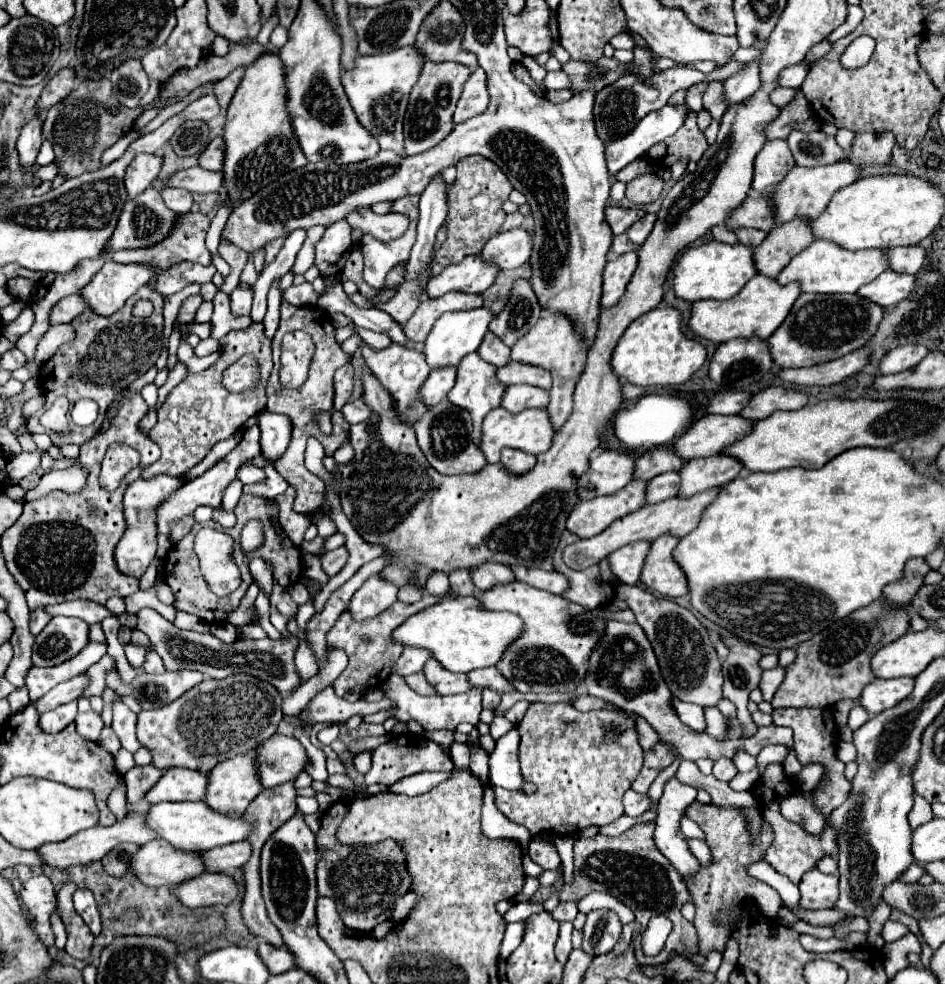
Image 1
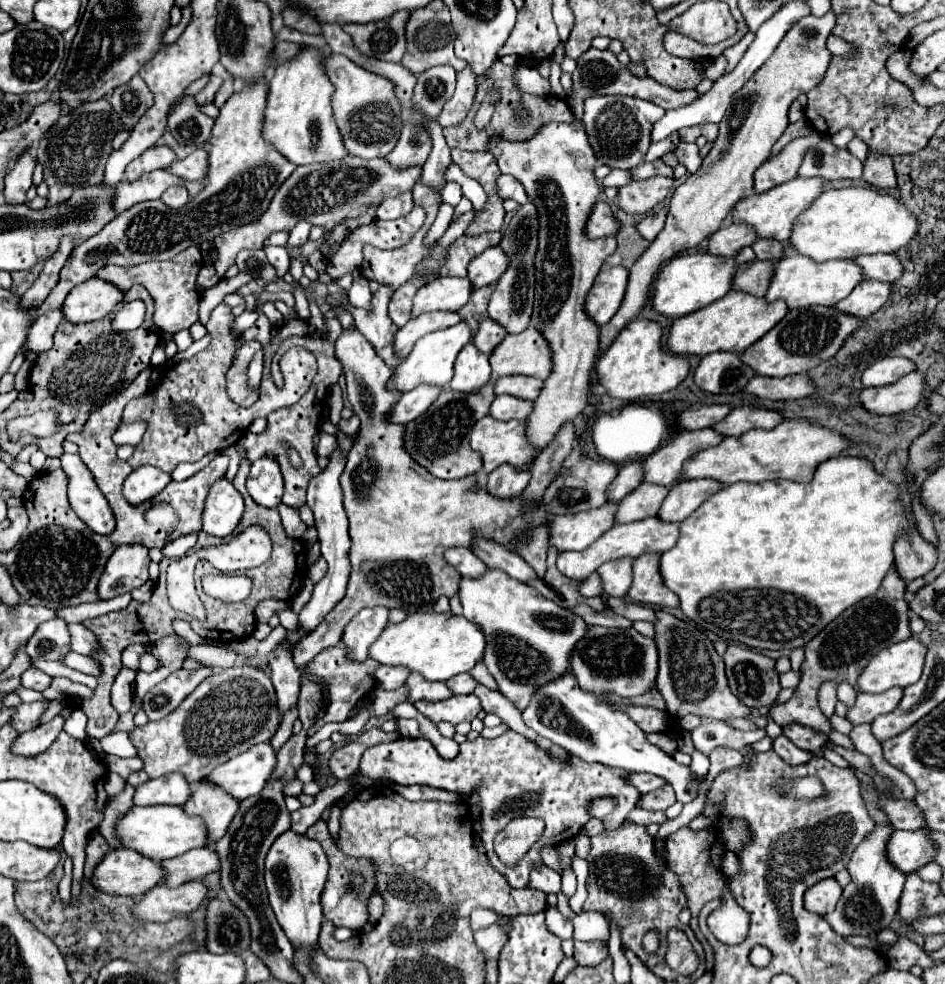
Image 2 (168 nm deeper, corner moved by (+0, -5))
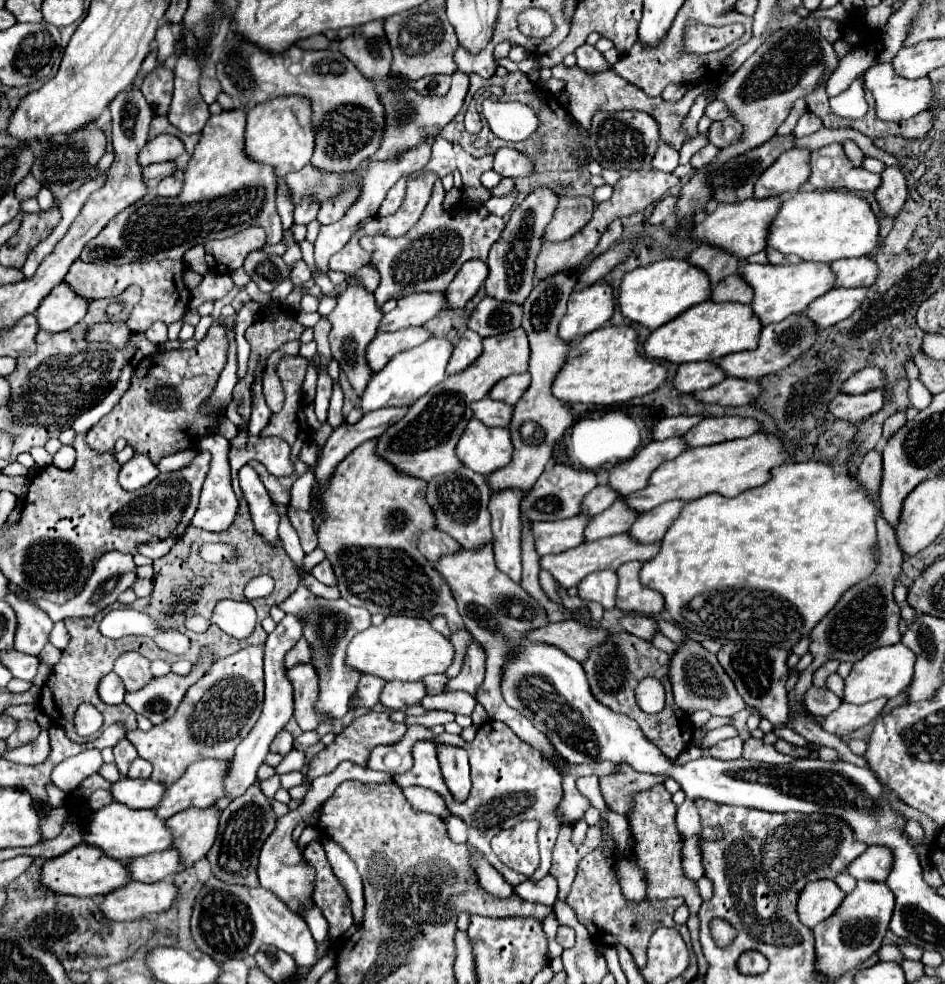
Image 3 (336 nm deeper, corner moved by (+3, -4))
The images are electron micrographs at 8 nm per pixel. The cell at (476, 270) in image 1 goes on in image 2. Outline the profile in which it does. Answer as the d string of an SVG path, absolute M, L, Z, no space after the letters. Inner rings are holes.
M441 277L427 283L413 299L413 317L429 311L457 311L461 309L471 293L473 285L467 277Z

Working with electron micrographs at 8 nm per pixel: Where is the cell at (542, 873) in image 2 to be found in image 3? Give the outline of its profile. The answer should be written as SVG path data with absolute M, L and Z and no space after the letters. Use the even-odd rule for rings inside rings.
M544 876L542 880L526 880L514 888L514 892L528 902L538 902L546 906L554 906L556 894L558 894L558 884L552 876Z

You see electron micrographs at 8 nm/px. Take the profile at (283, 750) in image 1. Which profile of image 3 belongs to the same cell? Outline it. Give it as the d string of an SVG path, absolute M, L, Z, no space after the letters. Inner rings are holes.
M200 760L192 764L176 784L164 790L156 816L168 820L188 808L208 808L222 798L222 778L228 772L226 760Z

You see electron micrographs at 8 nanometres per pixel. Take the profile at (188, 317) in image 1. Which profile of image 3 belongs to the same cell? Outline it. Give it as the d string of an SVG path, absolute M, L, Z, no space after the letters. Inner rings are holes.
M80 258L72 264L68 274L64 276L64 282L80 296L94 300L94 298L110 298L122 294L128 286L136 284L142 288L142 298L134 306L128 318L128 328L146 332L154 322L172 324L176 320L182 320L188 302L190 292L182 282L182 274L186 270L186 264L182 260L164 260L164 262L132 262L117 266L114 264L96 264L96 262L82 262Z

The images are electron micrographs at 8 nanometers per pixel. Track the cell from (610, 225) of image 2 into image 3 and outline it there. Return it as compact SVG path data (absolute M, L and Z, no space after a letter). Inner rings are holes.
M560 196L560 202L556 206L556 212L542 236L546 242L560 242L568 240L574 236L588 220L592 218L594 212L594 200L586 196Z

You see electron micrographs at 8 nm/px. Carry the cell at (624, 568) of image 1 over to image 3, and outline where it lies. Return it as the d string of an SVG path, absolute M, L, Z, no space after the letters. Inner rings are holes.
M602 570L588 574L578 584L578 598L586 602L598 602L604 610L612 610L616 602L616 572Z

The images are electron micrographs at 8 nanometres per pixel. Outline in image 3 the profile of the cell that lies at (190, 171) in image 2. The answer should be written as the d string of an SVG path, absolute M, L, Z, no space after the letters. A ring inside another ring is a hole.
M160 162L160 164L150 164L142 168L142 176L144 176L144 184L148 190L154 190L158 186L158 182L166 176L172 176L176 170L174 162Z

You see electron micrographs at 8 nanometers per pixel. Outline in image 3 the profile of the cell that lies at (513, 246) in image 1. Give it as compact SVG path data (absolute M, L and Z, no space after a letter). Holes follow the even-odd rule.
M468 260L446 290L446 308L464 308L474 298L480 284L488 276L488 266L482 260Z

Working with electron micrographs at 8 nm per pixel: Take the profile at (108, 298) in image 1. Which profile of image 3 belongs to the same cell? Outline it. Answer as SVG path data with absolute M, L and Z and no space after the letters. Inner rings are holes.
M58 284L52 292L40 302L36 310L40 330L62 332L78 324L88 308L88 300L70 290L68 284Z

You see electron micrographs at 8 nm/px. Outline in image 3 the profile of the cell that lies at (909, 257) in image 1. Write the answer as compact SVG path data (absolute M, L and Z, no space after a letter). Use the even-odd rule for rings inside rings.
M864 256L860 260L836 260L830 264L836 276L836 288L856 288L856 286L870 286L876 280L876 264L872 258Z

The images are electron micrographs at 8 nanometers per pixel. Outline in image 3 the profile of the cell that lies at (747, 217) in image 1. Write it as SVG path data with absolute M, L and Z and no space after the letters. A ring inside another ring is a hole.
M700 244L688 256L688 262L694 264L696 268L708 272L712 286L716 286L720 280L724 280L726 276L730 276L738 270L738 258L736 256L730 256L728 252L724 252L720 248L712 248L712 246L704 246L704 244Z

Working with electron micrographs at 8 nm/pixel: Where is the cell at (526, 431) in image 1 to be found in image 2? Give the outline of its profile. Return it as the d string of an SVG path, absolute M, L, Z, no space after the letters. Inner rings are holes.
M485 415L473 425L471 447L483 457L483 471L491 473L501 463L523 467L533 463L537 447L525 435L525 423L521 421L495 421Z

